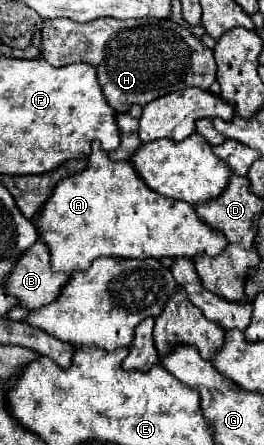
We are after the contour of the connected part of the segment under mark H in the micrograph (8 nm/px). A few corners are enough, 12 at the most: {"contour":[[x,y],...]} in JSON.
{"contour":[[171,19],[47,21],[53,67],[89,63],[125,113],[209,89],[213,51]]}

